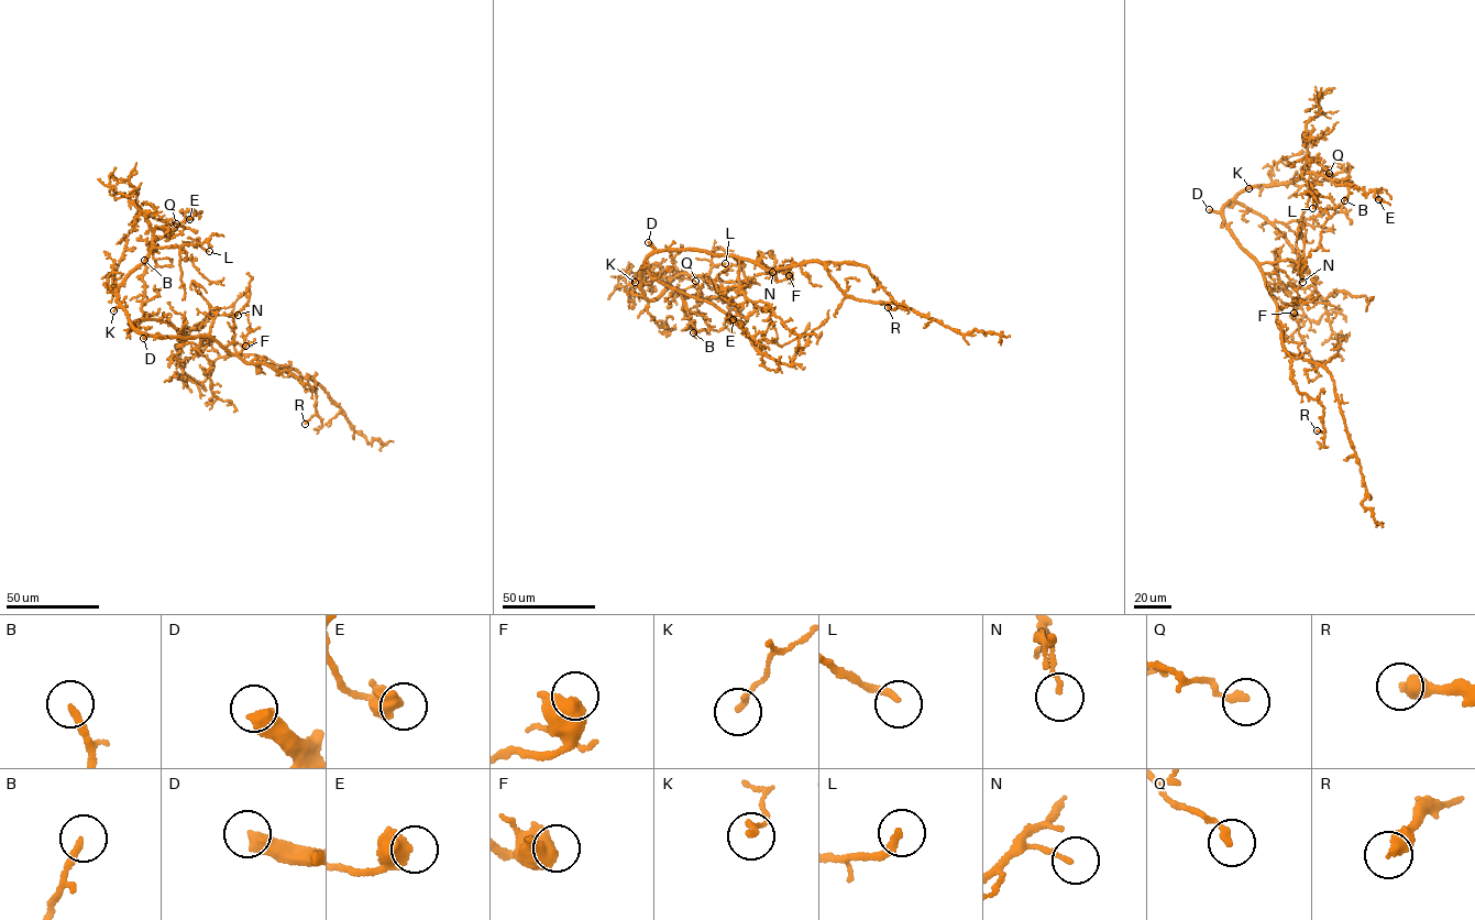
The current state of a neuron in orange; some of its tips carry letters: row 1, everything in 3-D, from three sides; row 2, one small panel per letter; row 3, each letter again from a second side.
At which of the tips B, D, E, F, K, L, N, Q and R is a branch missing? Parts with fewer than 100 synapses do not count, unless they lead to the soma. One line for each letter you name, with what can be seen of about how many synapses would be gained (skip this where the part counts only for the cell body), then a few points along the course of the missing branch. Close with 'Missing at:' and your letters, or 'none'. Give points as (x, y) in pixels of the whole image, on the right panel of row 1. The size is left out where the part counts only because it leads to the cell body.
D: 750 synapses; course (1209, 209), (1189, 208), (1188, 212), (1190, 192), (1186, 185)
Missing at: D

